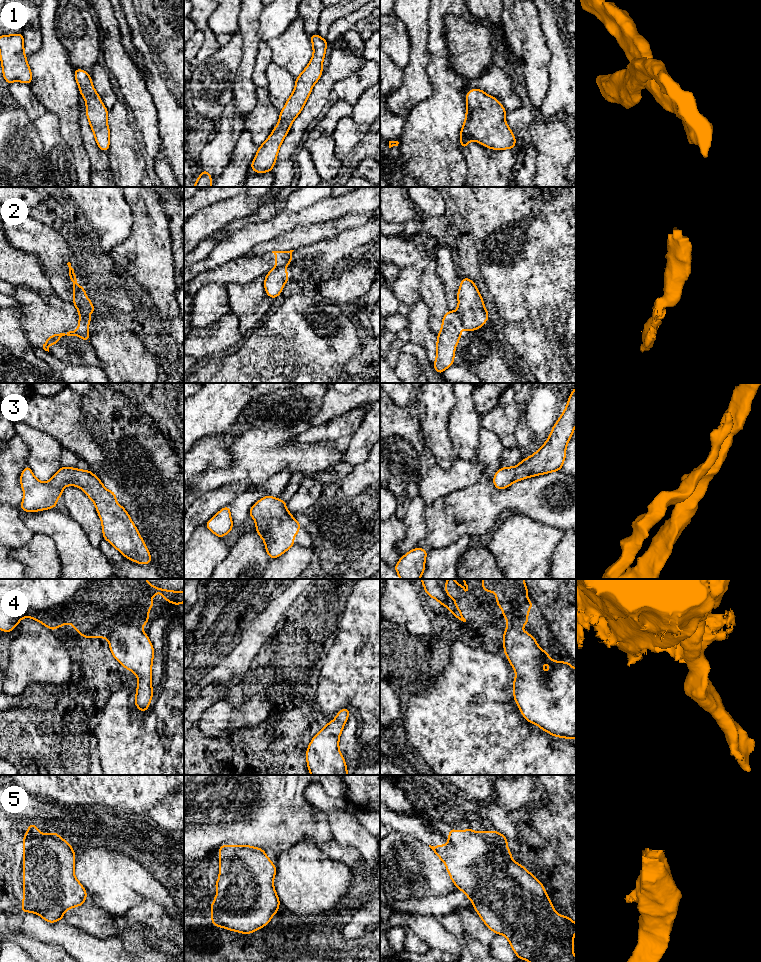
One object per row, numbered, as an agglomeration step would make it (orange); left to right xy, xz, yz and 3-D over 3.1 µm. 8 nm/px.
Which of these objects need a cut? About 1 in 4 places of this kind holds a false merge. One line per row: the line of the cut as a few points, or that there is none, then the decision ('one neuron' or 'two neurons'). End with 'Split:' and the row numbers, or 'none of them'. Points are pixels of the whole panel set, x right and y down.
1: no cut | one neuron
2: yz (456, 311), (462, 323) | two neurons
3: no cut | one neuron
4: no cut | one neuron
5: no cut | one neuron
Split: 2

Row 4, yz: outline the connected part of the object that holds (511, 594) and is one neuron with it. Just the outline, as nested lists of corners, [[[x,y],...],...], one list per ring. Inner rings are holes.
[[[482,579],[482,588],[486,592],[496,593],[496,604],[501,607],[502,615],[506,618],[508,627],[504,630],[503,647],[505,656],[509,659],[516,677],[513,680],[513,696],[520,712],[524,718],[537,726],[543,731],[550,733],[554,737],[566,739],[576,738],[576,669],[569,662],[555,662],[546,650],[539,648],[536,639],[526,631],[520,629],[528,623],[528,611],[532,609],[532,600],[526,597],[529,594],[524,579]],[[541,660],[546,660],[546,665],[551,670],[546,674],[541,666]]]

